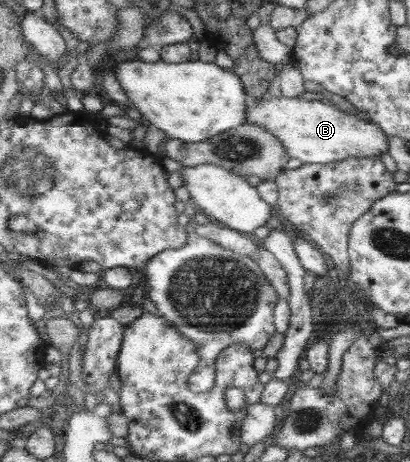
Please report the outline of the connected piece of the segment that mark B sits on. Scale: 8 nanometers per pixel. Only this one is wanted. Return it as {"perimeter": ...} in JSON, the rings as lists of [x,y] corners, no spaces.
{"perimeter":[[[270,94],[264,98],[250,99],[246,123],[264,127],[277,136],[288,154],[303,164],[333,163],[351,156],[379,157],[389,147],[387,137],[375,124],[315,99],[302,100],[283,95],[273,97]]]}

